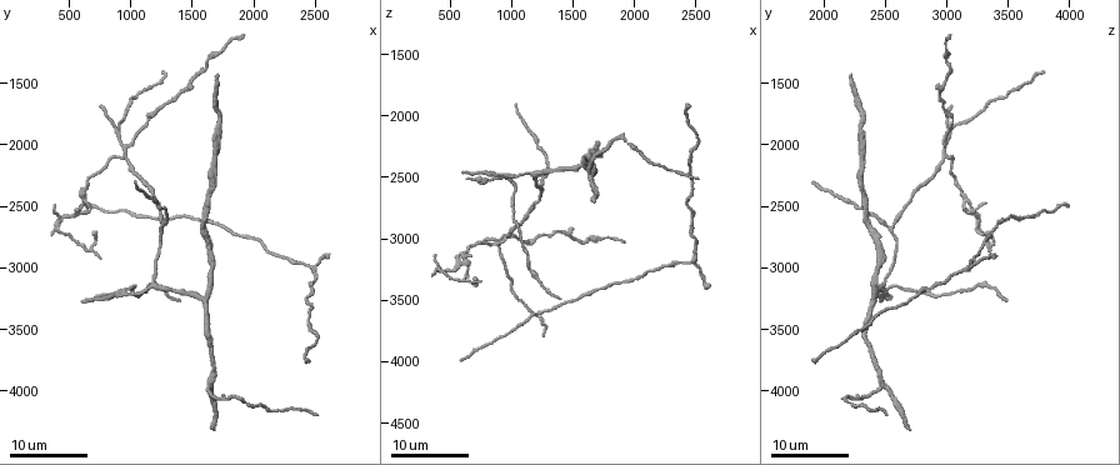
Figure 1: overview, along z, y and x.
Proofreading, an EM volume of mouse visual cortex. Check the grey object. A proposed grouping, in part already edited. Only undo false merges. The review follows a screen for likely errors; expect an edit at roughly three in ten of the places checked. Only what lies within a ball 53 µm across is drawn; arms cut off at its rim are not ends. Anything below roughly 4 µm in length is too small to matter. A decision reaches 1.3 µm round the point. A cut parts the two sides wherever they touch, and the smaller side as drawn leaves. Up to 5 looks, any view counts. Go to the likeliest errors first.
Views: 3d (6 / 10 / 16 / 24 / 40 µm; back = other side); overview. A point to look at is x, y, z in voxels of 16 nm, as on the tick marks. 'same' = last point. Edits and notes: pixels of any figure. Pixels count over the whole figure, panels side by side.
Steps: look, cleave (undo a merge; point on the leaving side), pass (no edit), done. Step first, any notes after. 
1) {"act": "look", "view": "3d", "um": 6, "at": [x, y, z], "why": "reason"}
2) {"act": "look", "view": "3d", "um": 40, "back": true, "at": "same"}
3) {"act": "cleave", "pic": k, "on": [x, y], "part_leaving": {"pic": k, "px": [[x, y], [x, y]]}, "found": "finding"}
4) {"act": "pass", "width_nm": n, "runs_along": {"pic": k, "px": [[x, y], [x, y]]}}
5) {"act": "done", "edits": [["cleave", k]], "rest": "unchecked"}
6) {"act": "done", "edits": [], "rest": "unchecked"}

{"act": "look", "view": "3d", "um": 16, "at": [960, 3180, 2520], "why": "three-way junction"}

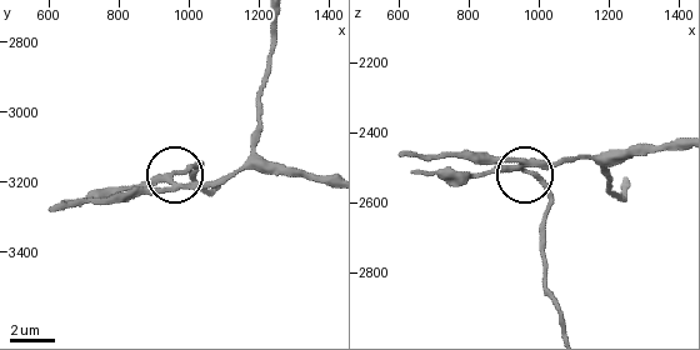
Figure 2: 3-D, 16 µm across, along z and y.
{"act": "look", "view": "3d", "um": 6, "at": [980, 3180, 2520], "why": "zoom in"}

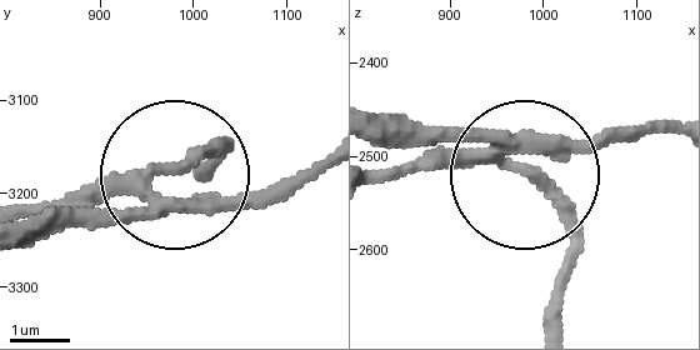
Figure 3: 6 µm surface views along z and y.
{"act": "cleave", "pic": 3, "on": [410, 168], "part_leaving": {"pic": 3, "px": [[494, 156], [559, 215], [564, 320]]}, "found": "a second cell is stuck on"}

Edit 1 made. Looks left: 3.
{"act": "look", "view": "overview"}

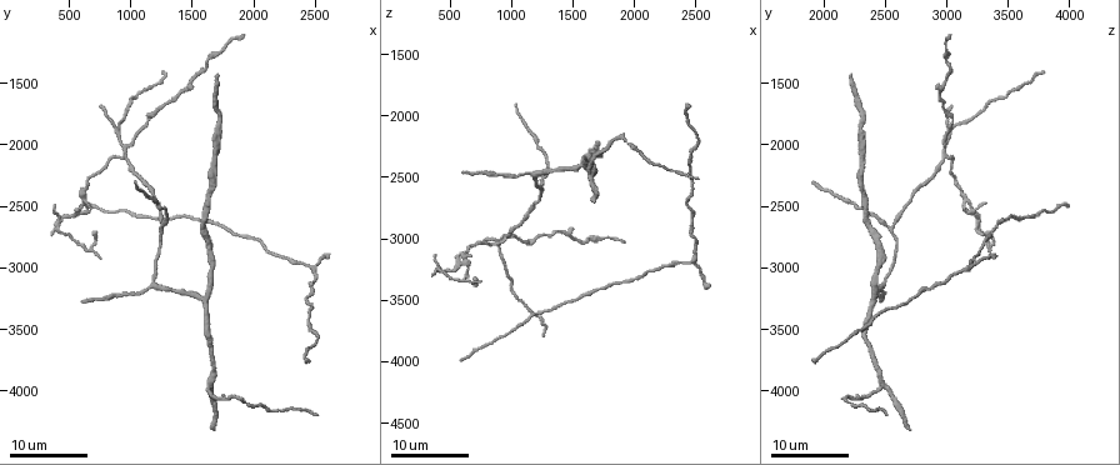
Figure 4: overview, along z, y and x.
{"act": "look", "view": "3d", "um": 24, "at": [980, 2080, 2980], "why": "two arms in line, one across"}

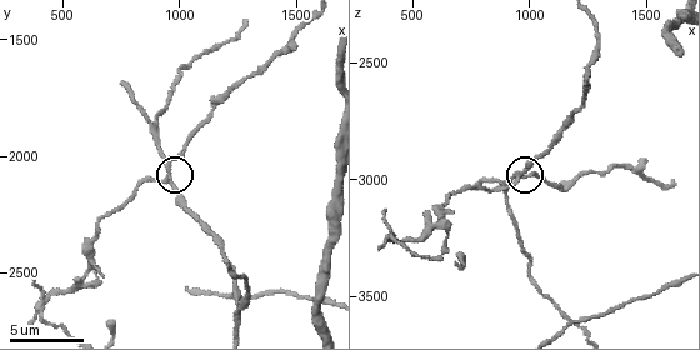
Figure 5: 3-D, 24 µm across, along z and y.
{"act": "look", "view": "3d", "um": 10, "at": [970, 2080, 2980]}

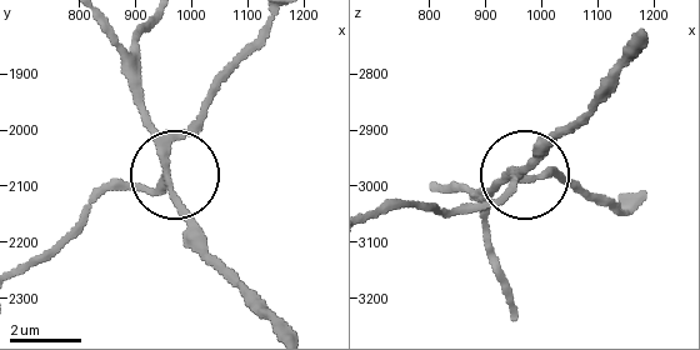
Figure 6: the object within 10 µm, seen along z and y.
{"act": "cleave", "pic": 6, "on": [201, 116], "width_nm": 210, "part_leaving": {"pic": 6, "px": [[168, 158], [159, 181], [105, 193], [24, 261]]}, "found": "two cells meet here"}

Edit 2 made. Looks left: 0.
{"act": "done", "edits": [["cleave", 3], ["cleave", 6]], "rest": "unchecked"}

